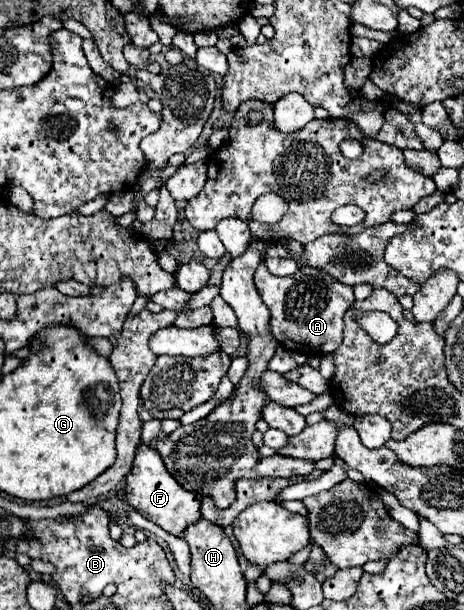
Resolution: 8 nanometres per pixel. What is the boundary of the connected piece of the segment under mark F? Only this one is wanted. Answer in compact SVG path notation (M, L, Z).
M140 446L136 450L134 466L126 476L126 498L128 504L132 504L146 520L154 522L156 526L160 526L172 536L184 536L186 528L190 524L196 524L202 516L200 514L202 496L196 496L180 488L180 484L176 484L176 480L166 472L160 454L152 446Z

